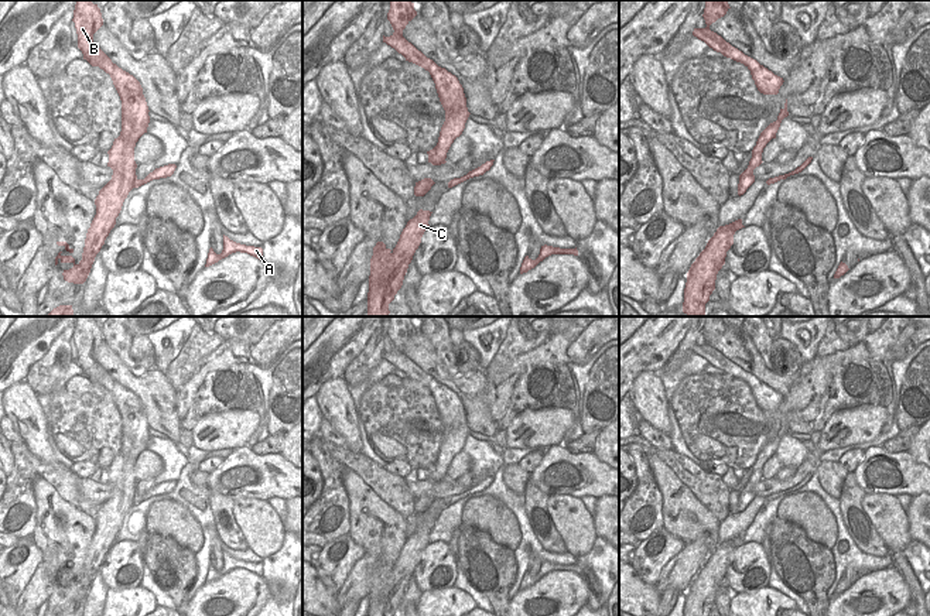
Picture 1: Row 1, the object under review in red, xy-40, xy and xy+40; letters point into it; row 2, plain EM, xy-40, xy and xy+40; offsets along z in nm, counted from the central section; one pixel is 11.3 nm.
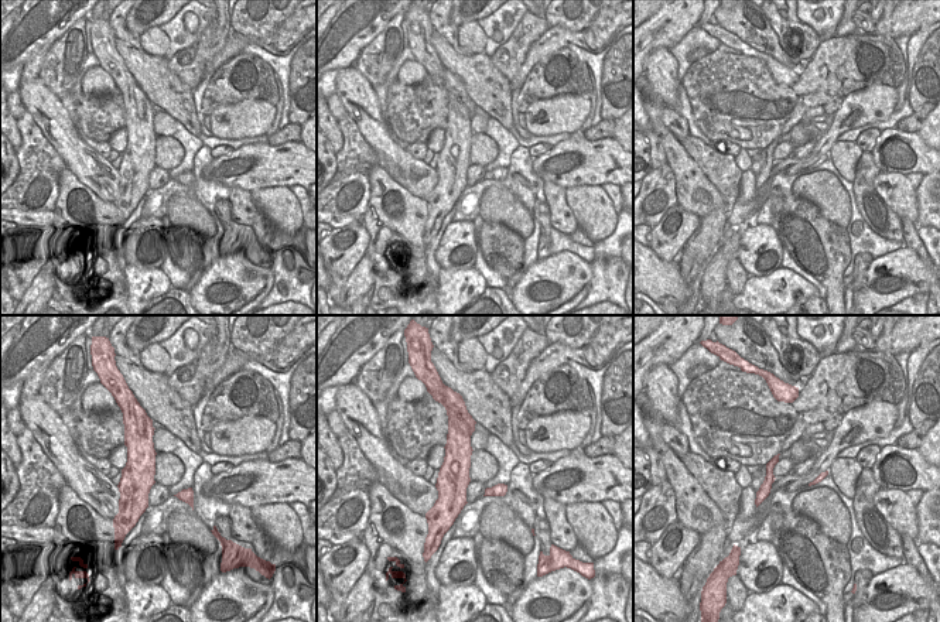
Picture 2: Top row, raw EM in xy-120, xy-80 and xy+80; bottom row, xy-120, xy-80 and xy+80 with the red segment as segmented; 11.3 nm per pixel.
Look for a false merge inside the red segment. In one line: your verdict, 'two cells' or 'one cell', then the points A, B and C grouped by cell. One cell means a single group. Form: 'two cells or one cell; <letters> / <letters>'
one cell; A B C

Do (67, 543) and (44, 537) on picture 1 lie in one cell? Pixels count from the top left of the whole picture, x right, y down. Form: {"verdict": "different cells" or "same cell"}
{"verdict": "same cell"}

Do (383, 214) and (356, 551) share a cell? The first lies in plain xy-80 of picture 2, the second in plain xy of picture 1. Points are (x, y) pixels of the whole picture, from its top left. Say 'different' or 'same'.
different

